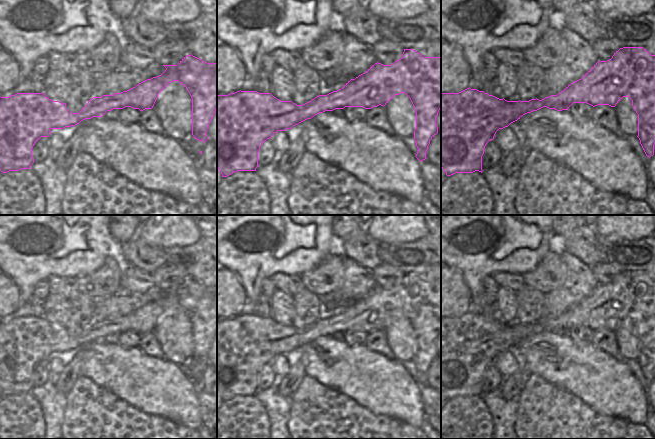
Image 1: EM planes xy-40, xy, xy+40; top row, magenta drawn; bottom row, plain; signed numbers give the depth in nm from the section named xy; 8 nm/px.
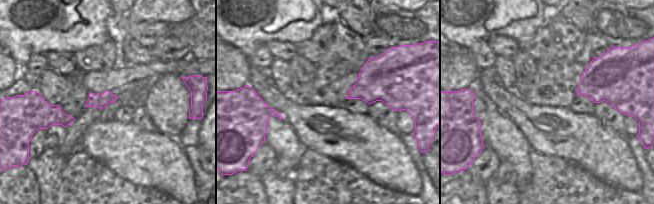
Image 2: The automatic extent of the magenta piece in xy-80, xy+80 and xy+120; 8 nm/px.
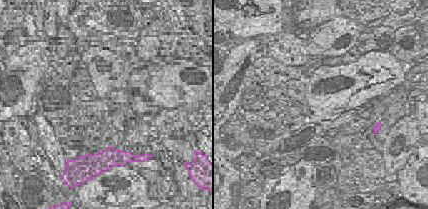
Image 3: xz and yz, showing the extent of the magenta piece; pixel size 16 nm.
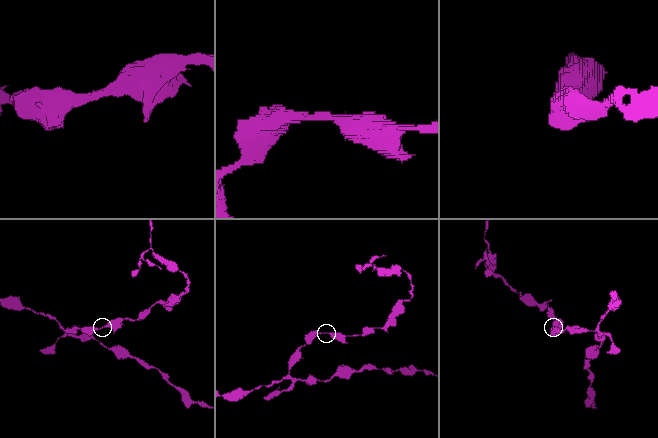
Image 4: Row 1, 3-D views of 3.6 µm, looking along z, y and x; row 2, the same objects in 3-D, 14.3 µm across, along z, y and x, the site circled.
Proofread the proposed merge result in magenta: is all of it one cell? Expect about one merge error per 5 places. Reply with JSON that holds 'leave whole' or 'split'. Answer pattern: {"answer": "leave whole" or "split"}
{"answer": "leave whole"}

